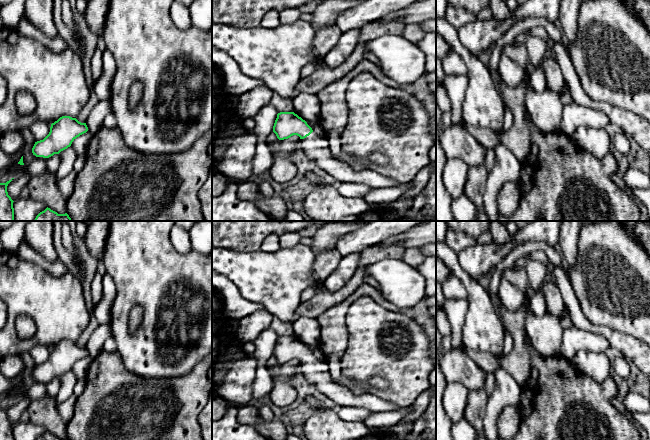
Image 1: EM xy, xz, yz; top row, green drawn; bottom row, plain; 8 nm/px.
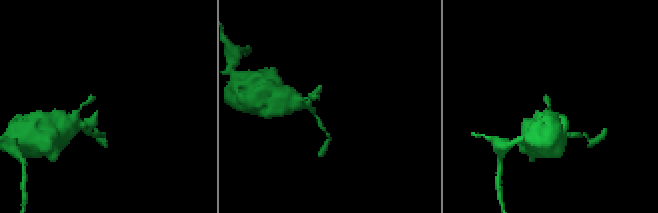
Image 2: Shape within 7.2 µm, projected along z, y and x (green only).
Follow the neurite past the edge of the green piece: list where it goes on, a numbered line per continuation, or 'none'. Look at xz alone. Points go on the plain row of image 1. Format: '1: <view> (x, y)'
1: xz (317, 372)

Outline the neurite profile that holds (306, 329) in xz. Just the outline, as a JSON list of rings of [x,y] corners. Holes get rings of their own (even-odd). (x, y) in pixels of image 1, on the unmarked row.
[[[300,316],[292,322],[294,337],[306,346],[316,346],[320,337],[320,326],[316,318]]]

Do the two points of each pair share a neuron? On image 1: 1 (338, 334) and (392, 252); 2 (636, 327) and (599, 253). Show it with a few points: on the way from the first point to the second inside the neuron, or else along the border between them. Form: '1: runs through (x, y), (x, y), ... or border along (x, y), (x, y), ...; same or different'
1: border along (364, 282), (346, 297); different
2: runs through (636, 309), (636, 302), (613, 279), (611, 271); same

